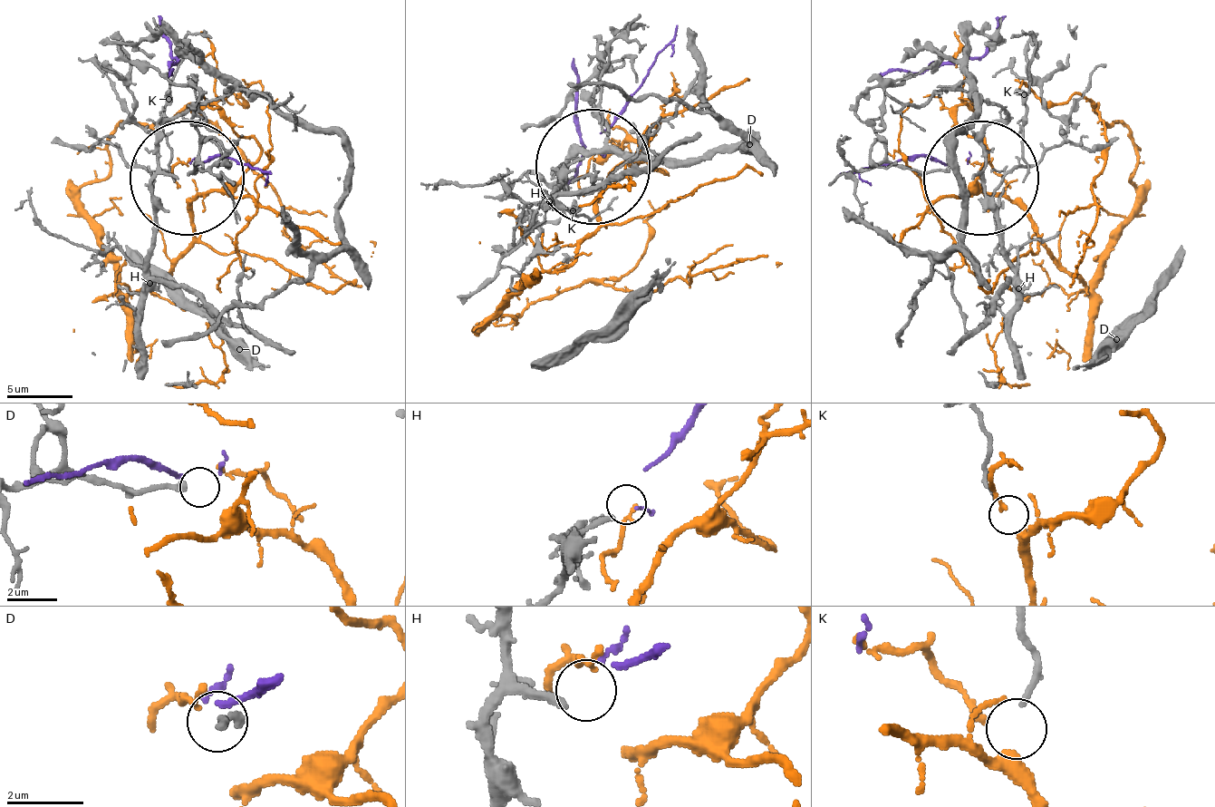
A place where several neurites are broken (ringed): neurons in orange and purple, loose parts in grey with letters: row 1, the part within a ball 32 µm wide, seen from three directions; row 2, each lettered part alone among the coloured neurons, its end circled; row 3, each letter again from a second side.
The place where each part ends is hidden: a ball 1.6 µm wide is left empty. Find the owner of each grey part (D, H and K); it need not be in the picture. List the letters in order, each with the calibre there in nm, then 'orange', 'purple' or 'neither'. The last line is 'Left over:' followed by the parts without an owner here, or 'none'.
D: 200 nm thick; neither
H: 240 nm thick; neither
K: 140 nm thick; orange
Left over: D, H

